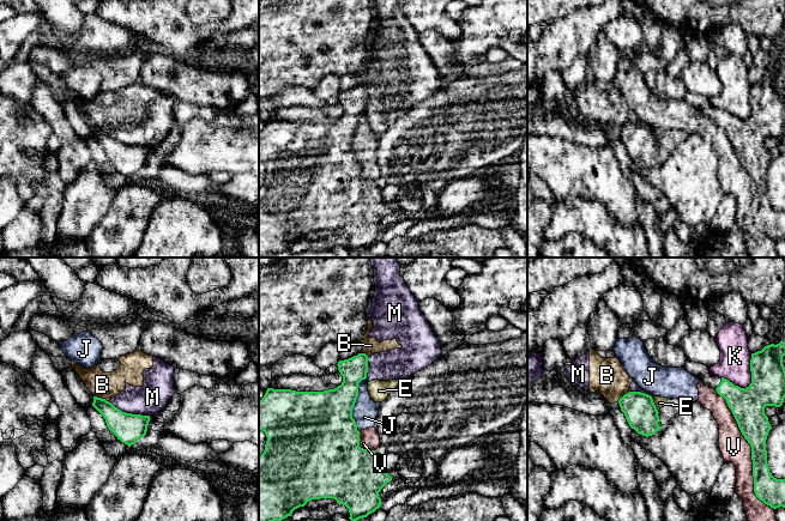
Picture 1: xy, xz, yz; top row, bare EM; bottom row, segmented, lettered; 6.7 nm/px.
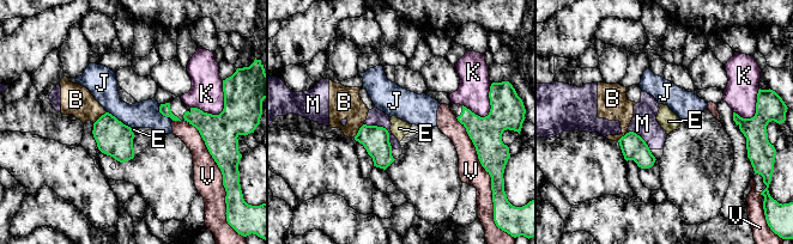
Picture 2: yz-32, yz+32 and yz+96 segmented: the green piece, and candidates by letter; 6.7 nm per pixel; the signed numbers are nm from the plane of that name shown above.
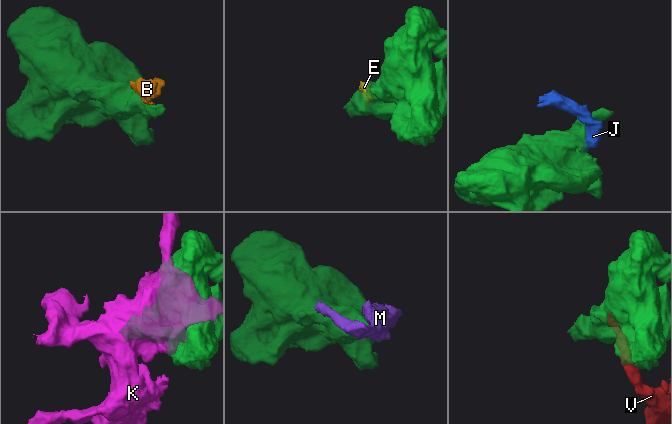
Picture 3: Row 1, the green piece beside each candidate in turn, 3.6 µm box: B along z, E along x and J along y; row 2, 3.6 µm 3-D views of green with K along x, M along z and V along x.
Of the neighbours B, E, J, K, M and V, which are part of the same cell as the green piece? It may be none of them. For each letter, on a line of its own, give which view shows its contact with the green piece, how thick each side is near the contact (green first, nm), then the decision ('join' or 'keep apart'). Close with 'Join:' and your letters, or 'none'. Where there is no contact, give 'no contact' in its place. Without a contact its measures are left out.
B: contact in xy; calibres 180 and 180 nm; keep apart
E: contact in yz; calibres 220 and 70 nm; keep apart
J: contact in xz; calibres 420 and 170 nm; keep apart
K: contact in yz; calibres 240 and 200 nm; keep apart
M: contact in xy; calibres 200 and 220 nm; keep apart
V: contact in yz; calibres 200 and 190 nm; keep apart
Join: none

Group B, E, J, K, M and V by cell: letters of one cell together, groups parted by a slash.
B E M / J V / K

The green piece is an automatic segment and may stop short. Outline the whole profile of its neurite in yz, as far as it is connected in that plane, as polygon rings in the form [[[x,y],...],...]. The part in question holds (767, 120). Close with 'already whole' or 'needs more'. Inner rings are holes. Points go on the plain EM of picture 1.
[[[785,73],[767,77],[761,83],[751,85],[750,103],[751,115],[744,121],[735,117],[724,109],[714,108],[711,104],[700,109],[706,117],[717,122],[726,132],[738,159],[751,178],[753,208],[755,228],[773,241],[785,240],[785,211],[777,211],[769,204],[767,195],[766,171],[772,160],[768,149],[765,146],[766,138],[780,139],[785,131]]]; needs more

